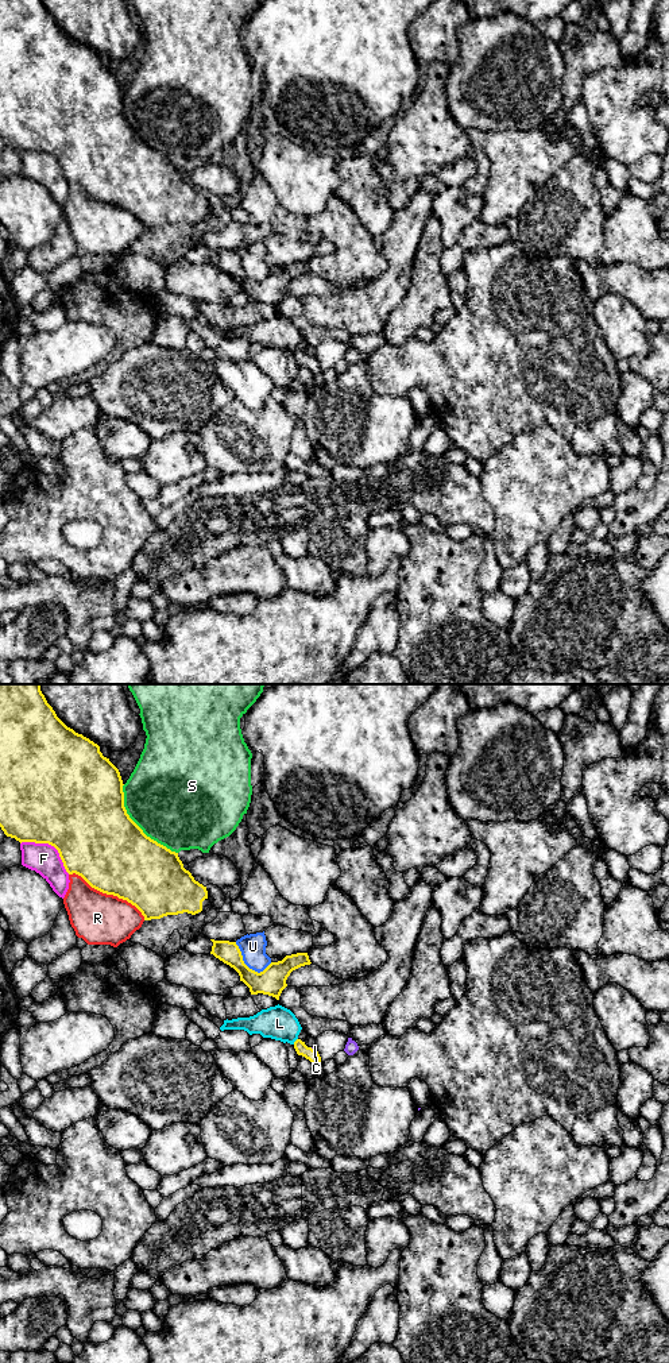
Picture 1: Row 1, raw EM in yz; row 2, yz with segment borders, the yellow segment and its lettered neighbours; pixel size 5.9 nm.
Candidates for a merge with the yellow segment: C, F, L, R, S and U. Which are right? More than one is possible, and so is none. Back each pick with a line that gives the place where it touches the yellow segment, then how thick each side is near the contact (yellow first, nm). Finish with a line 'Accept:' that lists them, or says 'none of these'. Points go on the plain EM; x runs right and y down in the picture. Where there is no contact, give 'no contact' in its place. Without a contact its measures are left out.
C: yz (312, 358) | 70/20 nm
Accept: C

